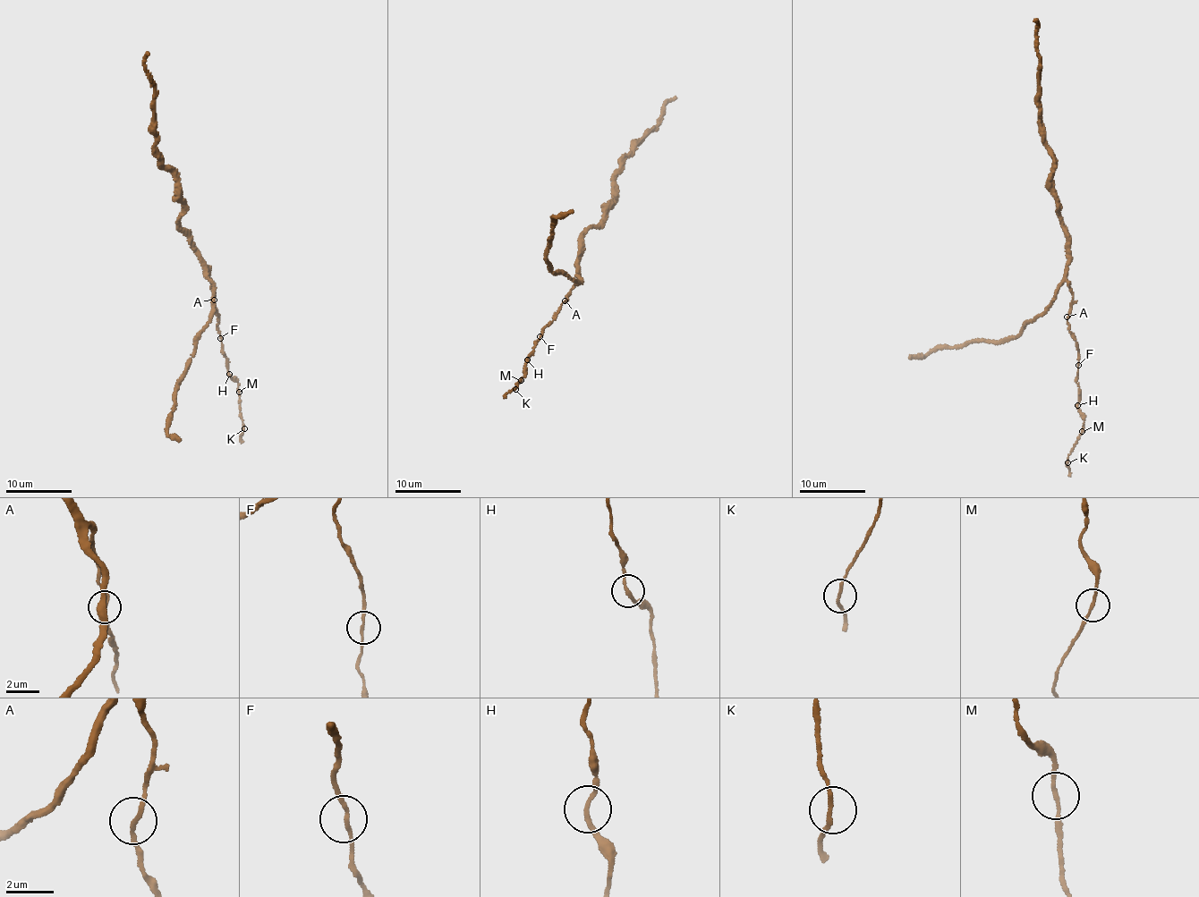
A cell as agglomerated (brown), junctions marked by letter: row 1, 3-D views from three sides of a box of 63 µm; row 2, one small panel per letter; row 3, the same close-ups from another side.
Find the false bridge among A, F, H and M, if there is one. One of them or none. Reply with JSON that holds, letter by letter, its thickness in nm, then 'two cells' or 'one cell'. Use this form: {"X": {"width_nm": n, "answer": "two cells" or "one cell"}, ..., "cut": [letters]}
{"A": {"width_nm": 180, "answer": "one cell"}, "F": {"width_nm": 150, "answer": "one cell"}, "H": {"width_nm": 190, "answer": "one cell"}, "M": {"width_nm": 150, "answer": "one cell"}, "cut": []}

